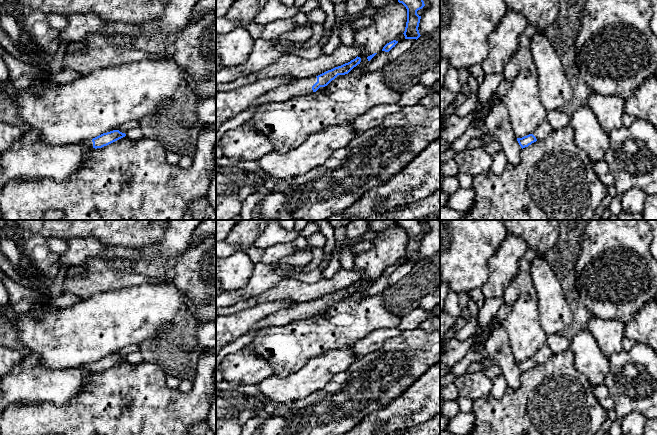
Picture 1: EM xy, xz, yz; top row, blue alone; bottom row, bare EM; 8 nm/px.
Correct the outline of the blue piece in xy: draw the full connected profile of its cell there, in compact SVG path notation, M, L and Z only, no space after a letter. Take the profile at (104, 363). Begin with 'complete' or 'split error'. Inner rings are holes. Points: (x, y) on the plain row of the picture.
split error; M113 354L107 357L103 357L93 363L86 363L80 366L82 368L85 368L87 370L97 373L97 372L102 372L104 370L107 370L125 360L126 360L125 357L122 357L119 354Z

